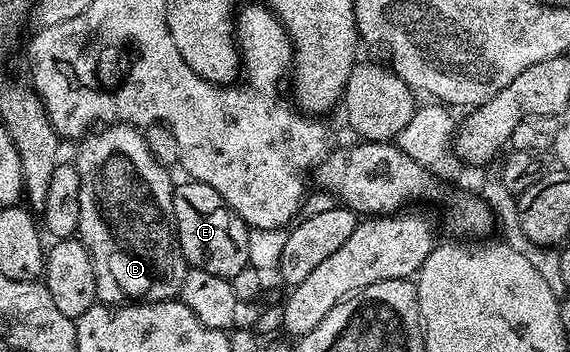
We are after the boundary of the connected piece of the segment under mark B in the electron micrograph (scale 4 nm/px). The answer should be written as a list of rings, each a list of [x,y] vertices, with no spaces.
[[[110,123],[100,128],[101,135],[91,133],[80,140],[81,148],[77,151],[75,166],[79,173],[79,225],[77,235],[82,243],[89,250],[89,256],[95,269],[95,281],[97,282],[97,297],[105,305],[121,305],[126,301],[144,301],[154,303],[164,299],[176,299],[181,294],[183,277],[187,270],[185,258],[181,255],[181,246],[177,240],[177,227],[173,223],[173,189],[174,180],[169,180],[170,172],[153,159],[152,153],[148,148],[144,134],[138,128],[128,123]]]

